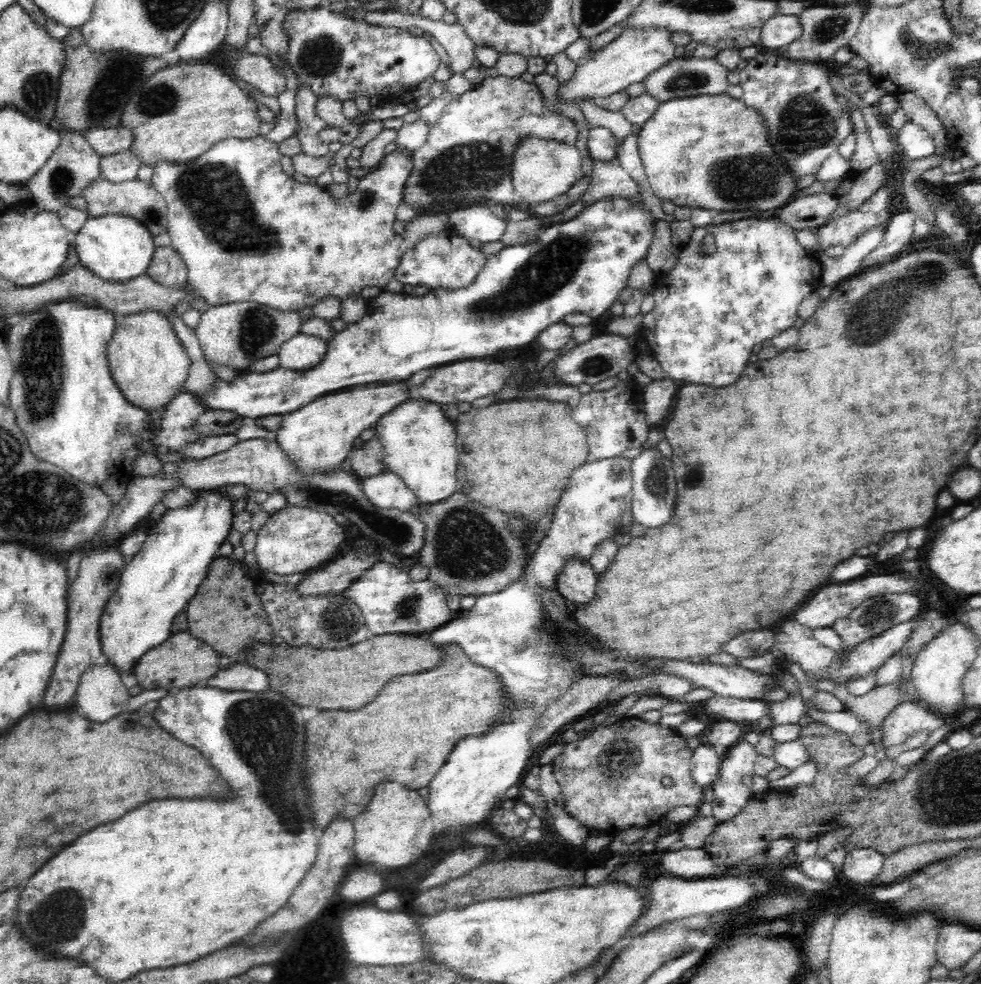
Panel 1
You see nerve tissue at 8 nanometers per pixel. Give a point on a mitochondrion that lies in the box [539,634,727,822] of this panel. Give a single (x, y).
(619, 756)

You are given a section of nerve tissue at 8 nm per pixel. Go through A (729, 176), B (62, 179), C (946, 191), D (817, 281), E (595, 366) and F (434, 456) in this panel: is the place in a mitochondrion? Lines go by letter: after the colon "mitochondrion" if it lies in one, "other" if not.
A: mitochondrion
B: mitochondrion
C: other
D: other
E: mitochondrion
F: other

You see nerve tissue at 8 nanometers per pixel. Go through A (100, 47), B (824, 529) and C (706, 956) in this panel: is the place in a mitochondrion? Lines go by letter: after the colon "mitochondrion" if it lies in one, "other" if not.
A: other
B: other
C: other

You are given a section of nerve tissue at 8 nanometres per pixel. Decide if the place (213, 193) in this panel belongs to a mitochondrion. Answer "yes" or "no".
yes

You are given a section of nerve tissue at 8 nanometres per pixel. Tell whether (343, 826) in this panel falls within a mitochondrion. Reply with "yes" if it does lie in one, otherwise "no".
no

